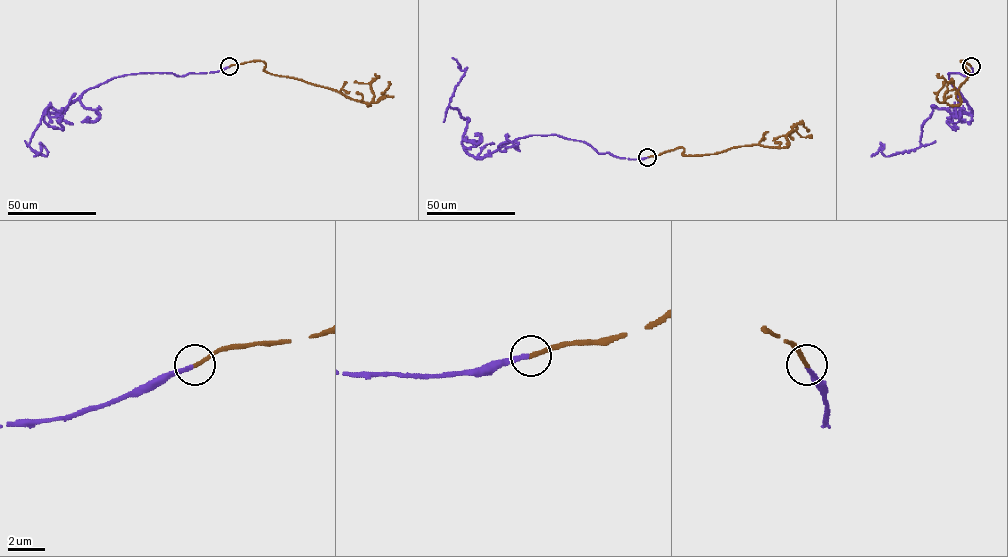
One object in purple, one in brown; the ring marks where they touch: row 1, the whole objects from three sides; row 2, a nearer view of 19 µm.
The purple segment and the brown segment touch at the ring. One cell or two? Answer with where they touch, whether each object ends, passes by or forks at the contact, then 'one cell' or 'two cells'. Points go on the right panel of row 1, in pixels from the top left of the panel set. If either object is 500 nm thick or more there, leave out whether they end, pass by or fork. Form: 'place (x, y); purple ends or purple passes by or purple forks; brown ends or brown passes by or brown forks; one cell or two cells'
place (971, 66); purple ends; brown ends; one cell

